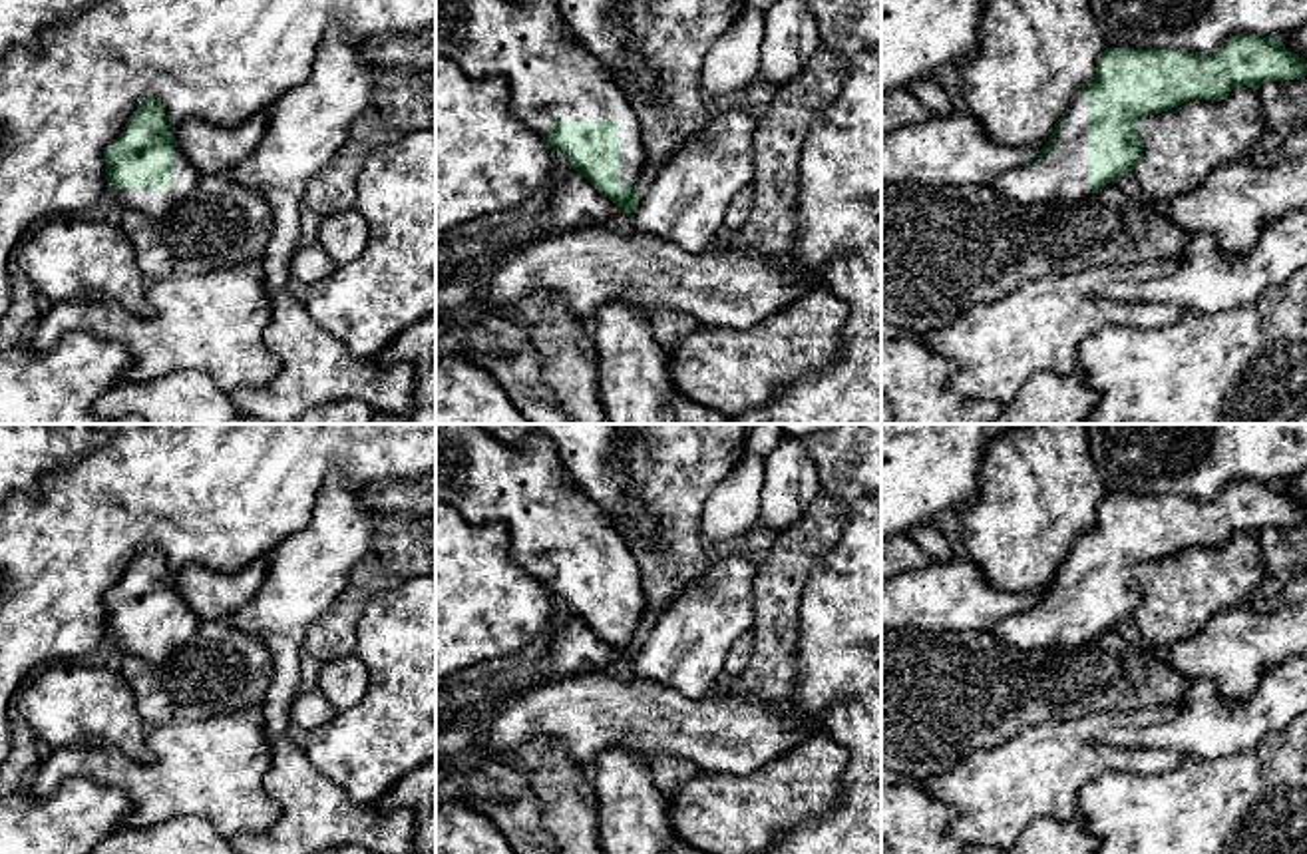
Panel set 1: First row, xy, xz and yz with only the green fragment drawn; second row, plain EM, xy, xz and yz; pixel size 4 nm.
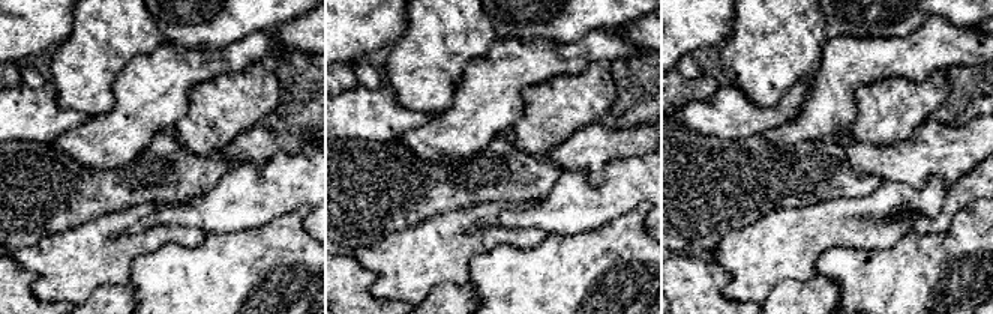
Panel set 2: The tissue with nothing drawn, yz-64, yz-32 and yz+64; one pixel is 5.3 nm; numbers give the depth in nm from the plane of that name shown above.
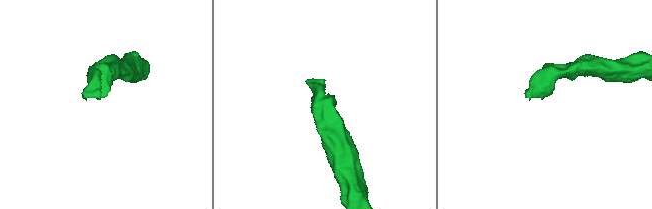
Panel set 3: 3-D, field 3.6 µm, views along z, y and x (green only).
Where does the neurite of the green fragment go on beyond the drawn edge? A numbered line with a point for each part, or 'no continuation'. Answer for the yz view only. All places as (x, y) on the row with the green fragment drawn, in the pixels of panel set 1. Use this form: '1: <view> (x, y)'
1: yz (1059, 176)

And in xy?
1: xy (154, 202)

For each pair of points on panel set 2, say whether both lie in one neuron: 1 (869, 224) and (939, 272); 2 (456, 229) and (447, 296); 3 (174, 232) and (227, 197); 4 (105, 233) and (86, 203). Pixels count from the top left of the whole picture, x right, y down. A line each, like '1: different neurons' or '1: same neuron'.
1: different neurons
2: different neurons
3: different neurons
4: different neurons

